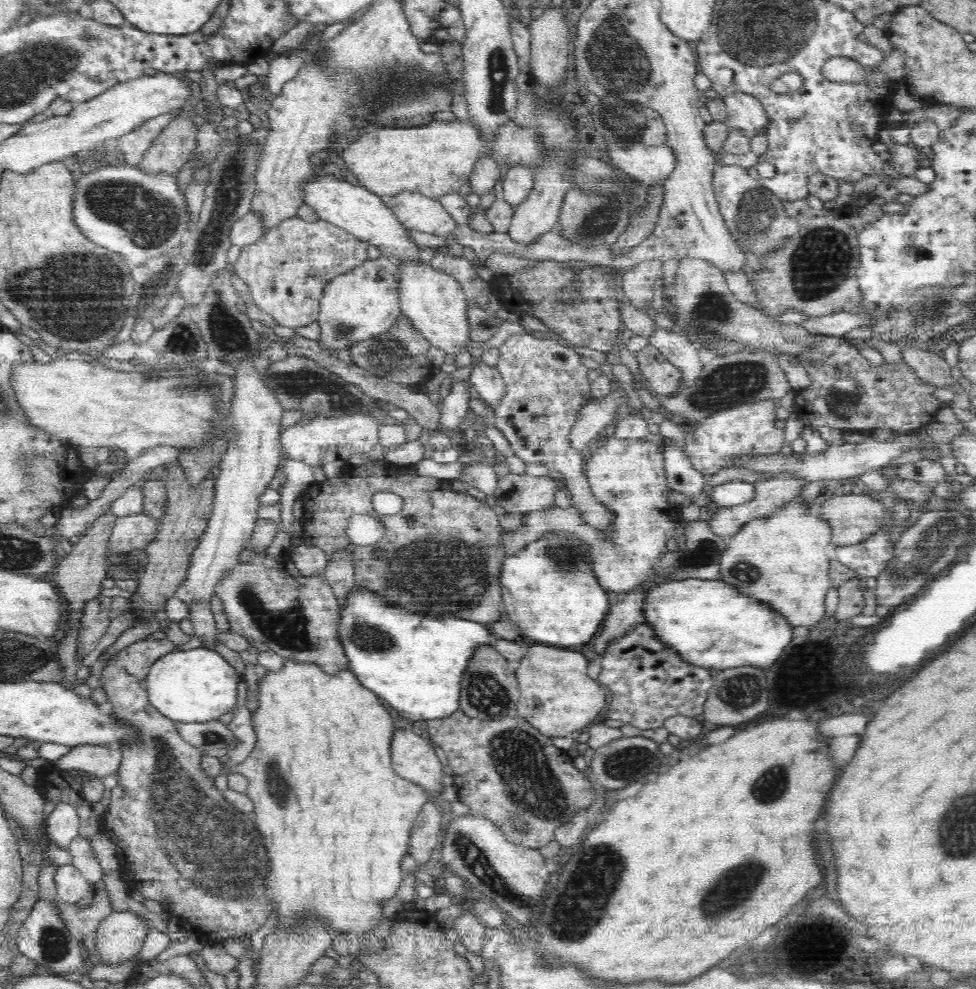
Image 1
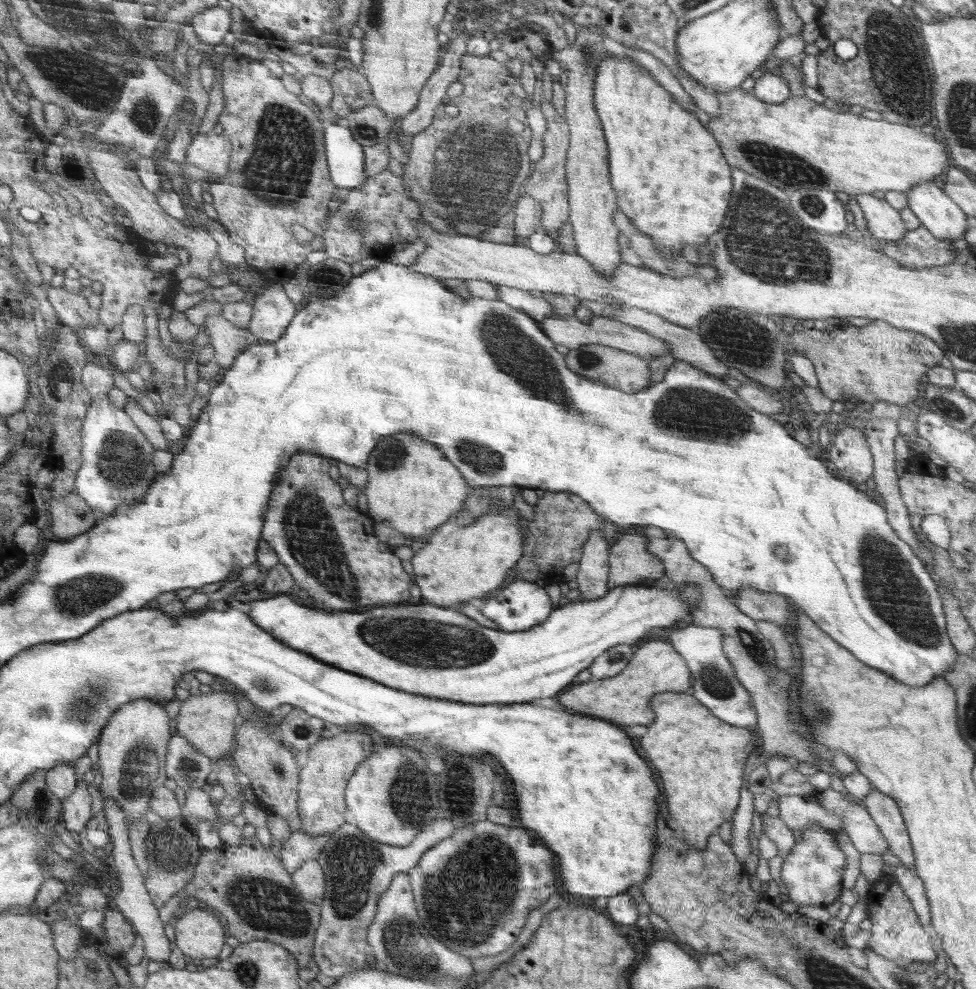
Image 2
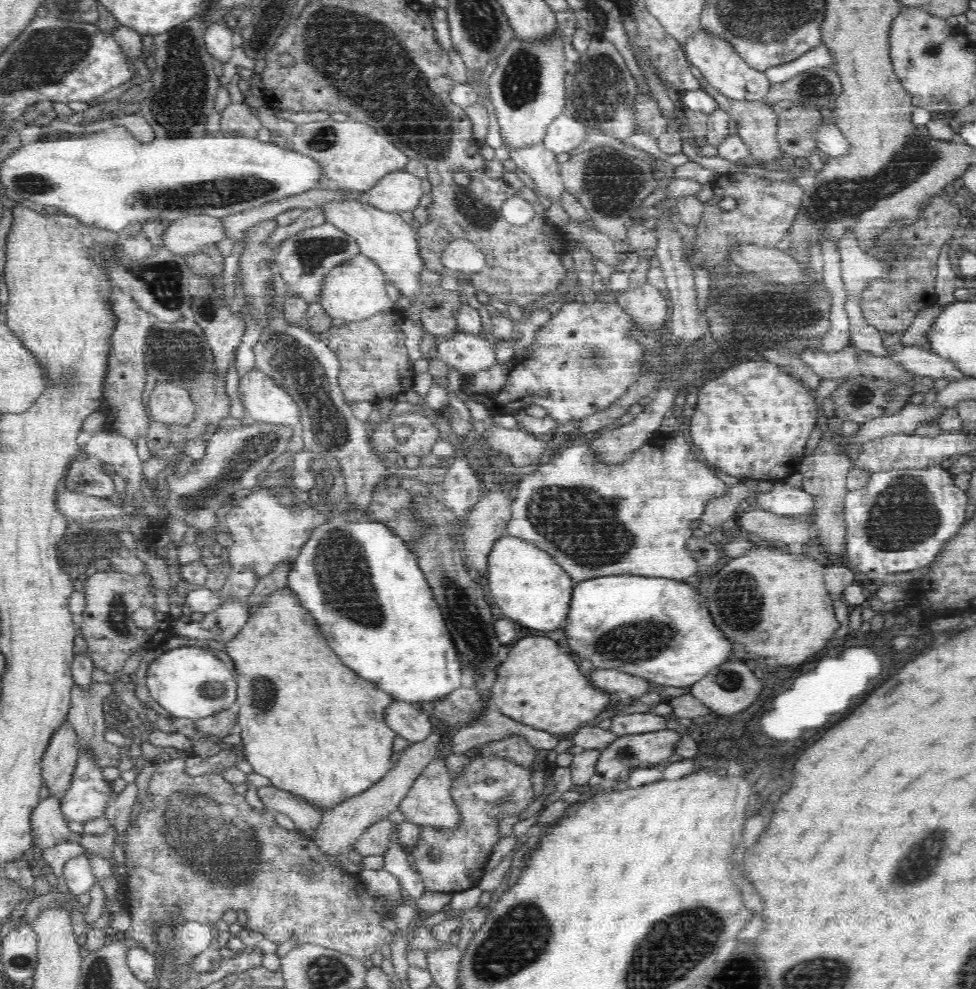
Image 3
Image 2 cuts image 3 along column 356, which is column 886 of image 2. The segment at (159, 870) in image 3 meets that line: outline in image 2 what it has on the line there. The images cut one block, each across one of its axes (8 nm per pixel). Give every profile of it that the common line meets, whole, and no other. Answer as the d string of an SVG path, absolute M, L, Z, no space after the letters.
M880 882L876 888L872 888L867 897L867 918L872 922L870 929L871 938L868 946L878 956L891 960L898 966L906 967L911 962L926 962L934 964L938 958L938 952L934 950L934 942L930 934L920 924L918 914L910 900L898 883Z

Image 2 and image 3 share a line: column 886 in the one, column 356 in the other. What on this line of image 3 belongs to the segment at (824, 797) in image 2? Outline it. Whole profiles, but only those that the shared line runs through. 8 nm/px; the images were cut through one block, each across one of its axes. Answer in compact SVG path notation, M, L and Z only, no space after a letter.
M382 819L372 824L351 844L356 852L364 856L383 856L388 846L393 843L396 826L388 819Z

